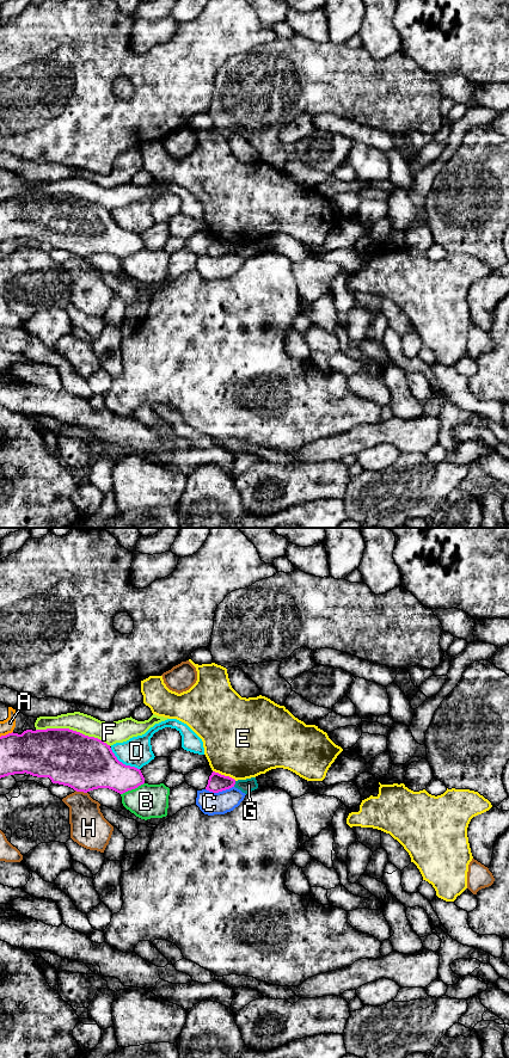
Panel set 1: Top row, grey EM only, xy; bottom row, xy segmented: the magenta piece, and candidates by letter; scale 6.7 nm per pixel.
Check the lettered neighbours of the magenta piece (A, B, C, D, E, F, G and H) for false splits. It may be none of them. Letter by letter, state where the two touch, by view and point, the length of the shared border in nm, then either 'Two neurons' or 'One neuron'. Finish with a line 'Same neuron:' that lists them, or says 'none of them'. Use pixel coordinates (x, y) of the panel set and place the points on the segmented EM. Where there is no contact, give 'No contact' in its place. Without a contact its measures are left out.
A: Touches magenta at xy (6, 734). Shared border 100 nm. Two neurons
B: Touches magenta at xy (132, 788). Shared border 180 nm. Two neurons
C: Touches magenta at xy (219, 791). Shared border 190 nm. Two neurons
D: Touches magenta at xy (122, 763). Shared border 240 nm. Two neurons
E: Touches magenta at xy (224, 775). Shared border 170 nm. Two neurons
F: Touches magenta at xy (72, 730). Shared border 500 nm. Two neurons
G: Touches magenta at xy (234, 783). Shared border 40 nm. Two neurons
H: Touches magenta at xy (81, 791). Shared border 80 nm. Two neurons
Same neuron: none of them

